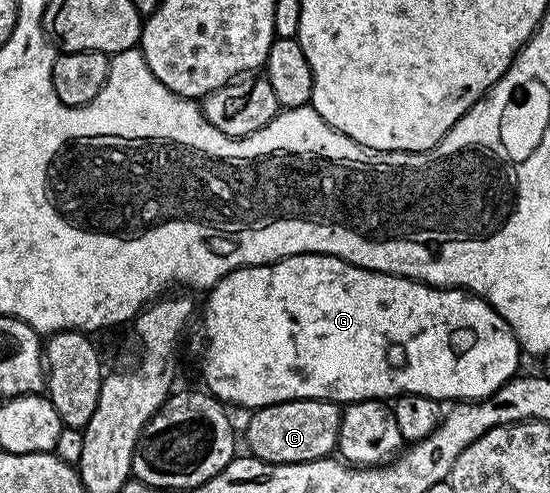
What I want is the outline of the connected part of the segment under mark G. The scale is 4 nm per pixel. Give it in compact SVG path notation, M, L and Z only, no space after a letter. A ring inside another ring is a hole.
M309 252L303 256L285 256L283 260L277 260L275 264L253 264L247 268L237 268L232 270L224 278L220 278L220 282L216 282L216 286L209 289L205 293L206 305L201 305L200 320L202 316L202 380L205 391L215 396L217 400L221 400L223 405L243 404L246 410L263 408L264 406L272 406L280 402L288 402L289 400L332 400L339 406L355 404L358 400L381 400L400 396L402 393L420 394L427 396L439 402L469 402L472 400L483 400L485 396L491 396L496 390L500 390L500 386L504 386L508 381L513 380L518 368L518 356L520 357L520 349L518 340L514 337L514 331L508 326L508 322L504 322L504 318L500 318L500 314L488 301L482 300L479 296L475 296L472 292L467 292L461 288L440 288L433 284L424 284L420 280L409 280L407 276L393 276L387 272L373 272L367 268L361 268L355 264L344 262L335 256L323 256L316 252Z

